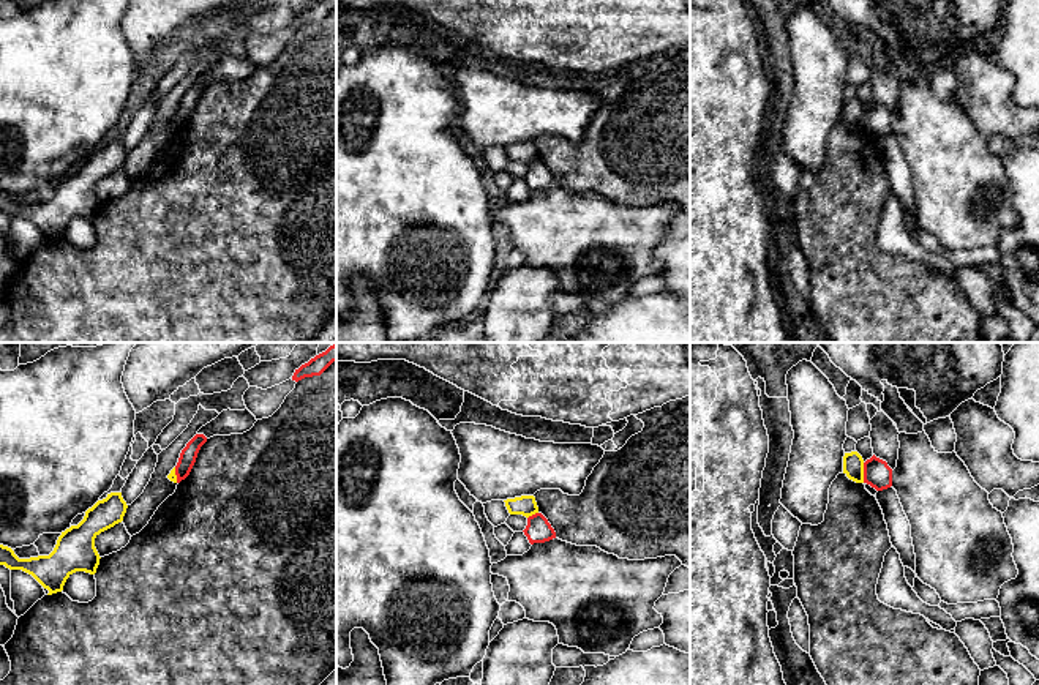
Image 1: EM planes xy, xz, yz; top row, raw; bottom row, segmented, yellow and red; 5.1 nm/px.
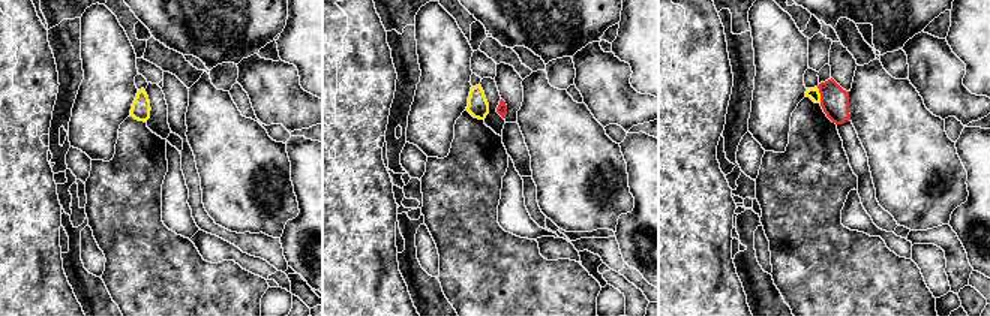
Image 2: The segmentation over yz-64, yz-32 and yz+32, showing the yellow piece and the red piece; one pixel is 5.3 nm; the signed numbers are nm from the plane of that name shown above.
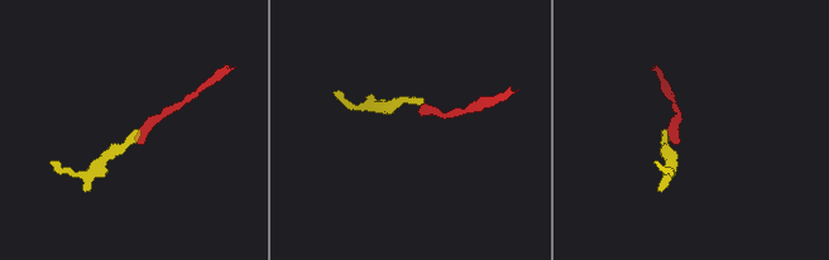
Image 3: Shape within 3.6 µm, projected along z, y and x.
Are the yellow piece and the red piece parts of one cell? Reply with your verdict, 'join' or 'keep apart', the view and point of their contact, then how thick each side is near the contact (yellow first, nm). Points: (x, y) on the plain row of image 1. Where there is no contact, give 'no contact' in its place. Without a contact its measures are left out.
keep apart | yz (862, 119) | 110/140 nm

